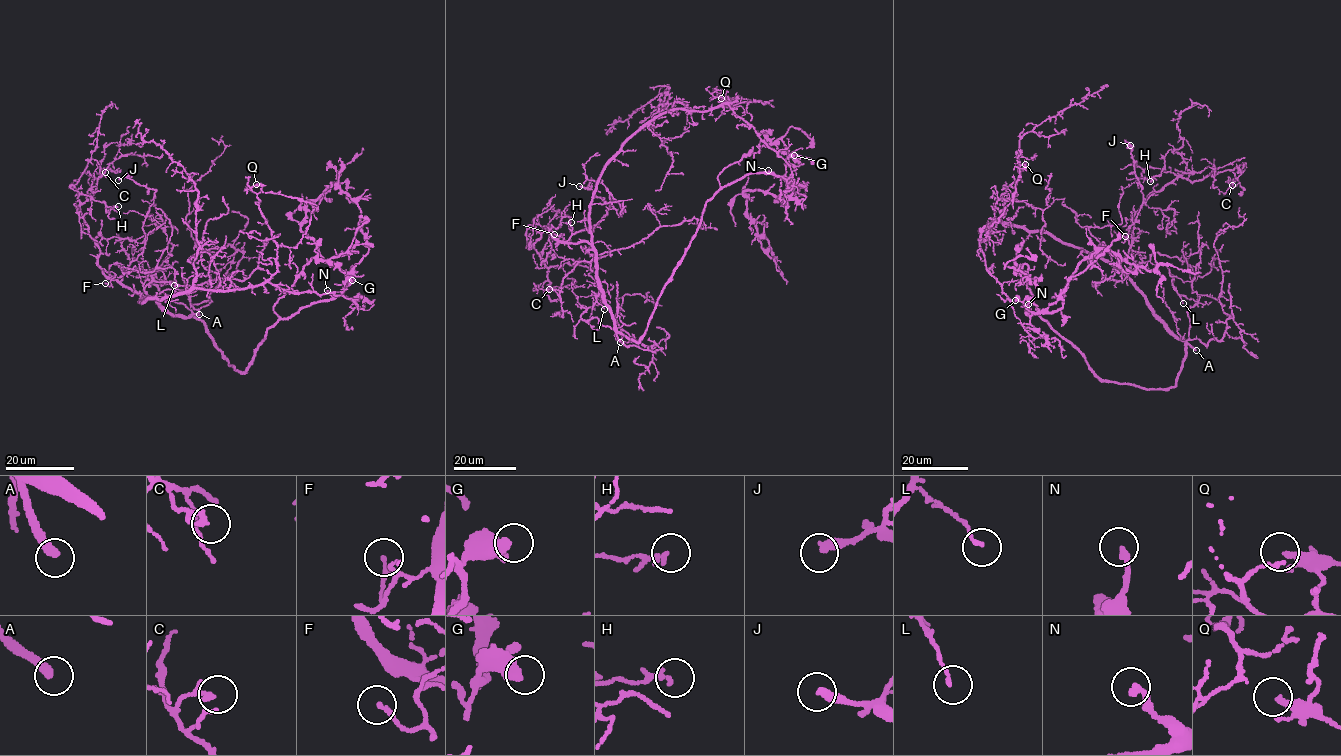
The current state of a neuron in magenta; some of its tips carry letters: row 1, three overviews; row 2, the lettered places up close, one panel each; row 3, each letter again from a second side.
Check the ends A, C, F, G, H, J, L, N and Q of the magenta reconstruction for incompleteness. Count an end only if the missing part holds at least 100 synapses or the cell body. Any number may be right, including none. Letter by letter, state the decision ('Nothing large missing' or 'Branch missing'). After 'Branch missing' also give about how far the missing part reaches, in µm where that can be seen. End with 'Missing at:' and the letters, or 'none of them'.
A: Branch missing. Missing length about 150 µm
C: Nothing large missing
F: Nothing large missing
G: Nothing large missing
H: Nothing large missing
J: Nothing large missing
L: Nothing large missing
N: Nothing large missing
Q: Nothing large missing
Missing at: A

